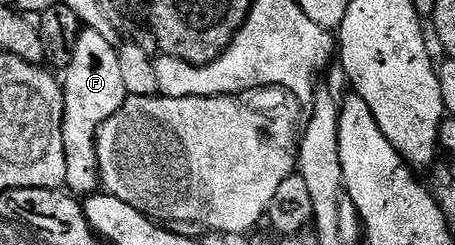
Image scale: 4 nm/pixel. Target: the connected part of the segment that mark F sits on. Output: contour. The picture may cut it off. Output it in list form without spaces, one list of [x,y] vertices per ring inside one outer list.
[[[85,27],[78,38],[78,46],[62,76],[64,89],[64,121],[62,142],[66,146],[66,178],[69,193],[87,198],[101,187],[100,167],[96,153],[96,135],[101,124],[116,116],[129,98],[122,78],[118,48],[110,45],[98,31]]]

